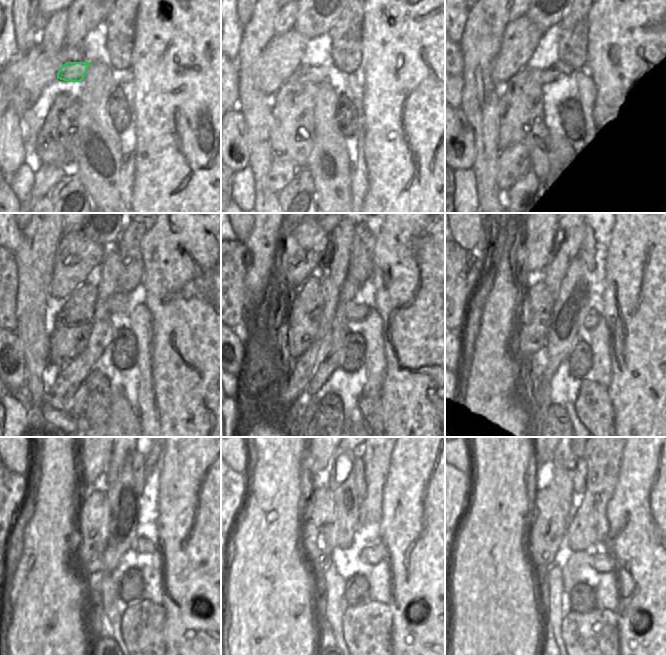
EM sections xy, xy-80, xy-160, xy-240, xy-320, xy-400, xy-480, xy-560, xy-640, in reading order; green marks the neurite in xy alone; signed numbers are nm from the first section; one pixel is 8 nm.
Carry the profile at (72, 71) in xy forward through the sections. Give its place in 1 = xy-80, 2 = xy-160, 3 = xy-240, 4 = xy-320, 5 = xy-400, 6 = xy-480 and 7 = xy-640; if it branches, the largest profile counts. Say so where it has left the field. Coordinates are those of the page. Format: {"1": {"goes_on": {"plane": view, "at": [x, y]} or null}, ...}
{"1": {"goes_on": {"plane": "xy-80", "at": [306, 74]}}, "2": {"goes_on": {"plane": "xy-160", "at": [558, 70]}}, "3": {"goes_on": {"plane": "xy-240", "at": [119, 303]}}, "4": {"goes_on": {"plane": "xy-320", "at": [357, 312]}}, "5": {"goes_on": {"plane": "xy-400", "at": [591, 318]}}, "6": {"goes_on": {"plane": "xy-480", "at": [142, 545]}}, "7": {"goes_on": {"plane": "xy-640", "at": [602, 562]}}}

